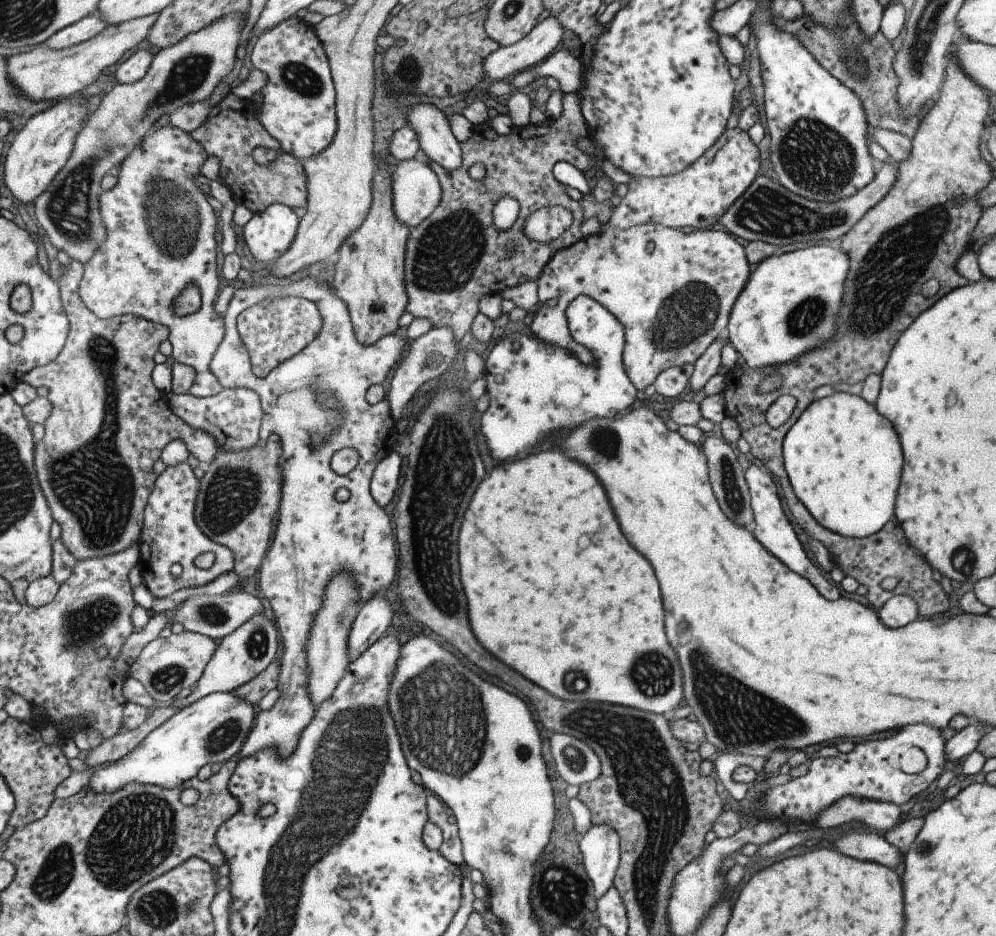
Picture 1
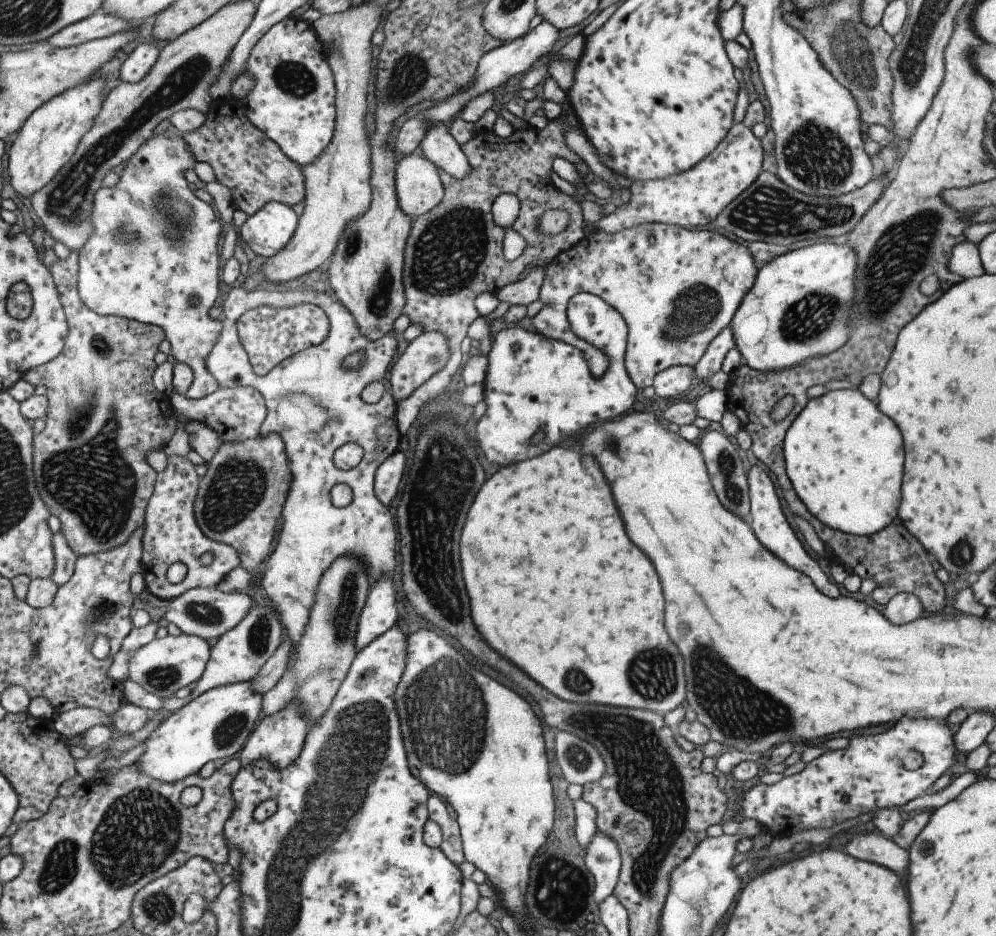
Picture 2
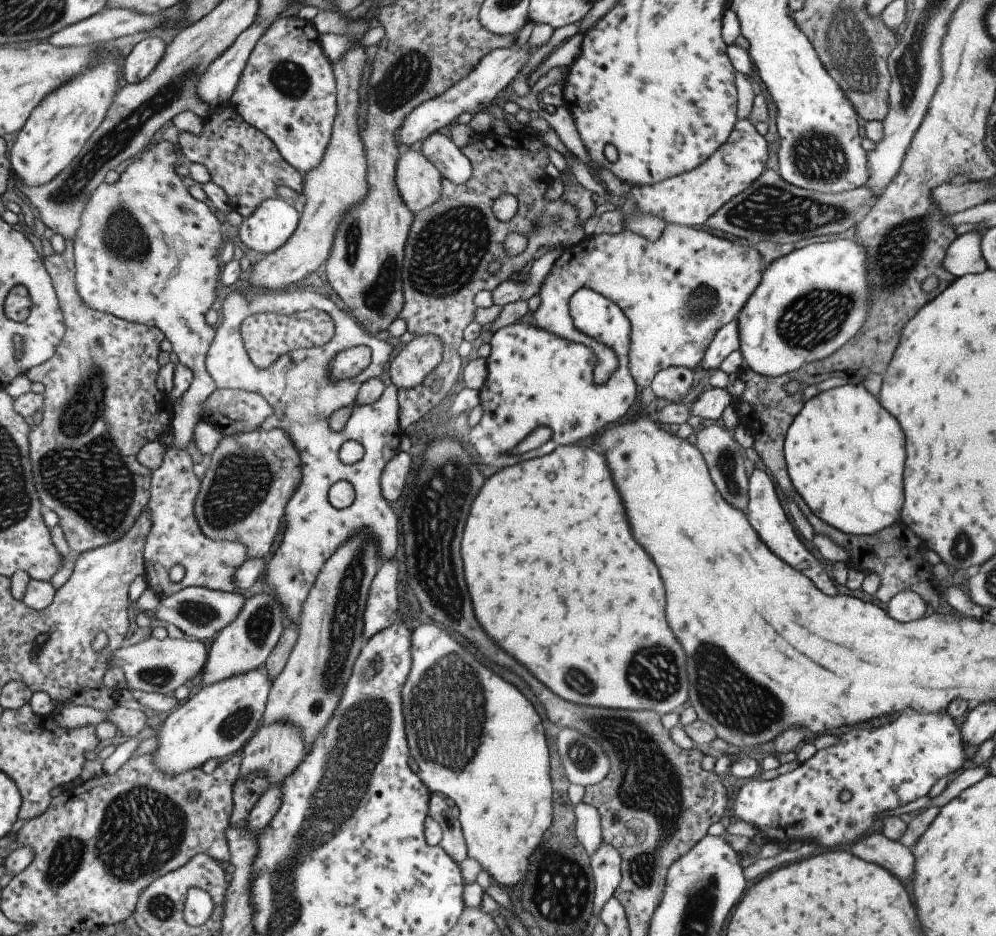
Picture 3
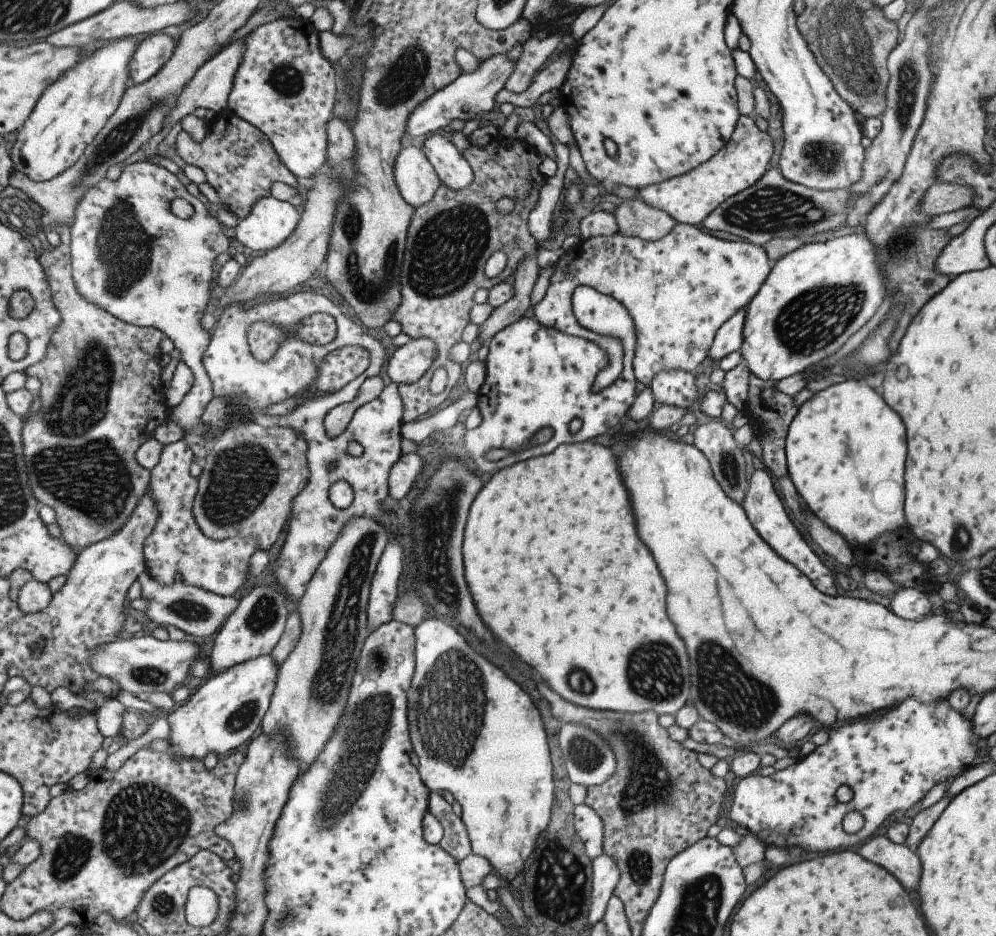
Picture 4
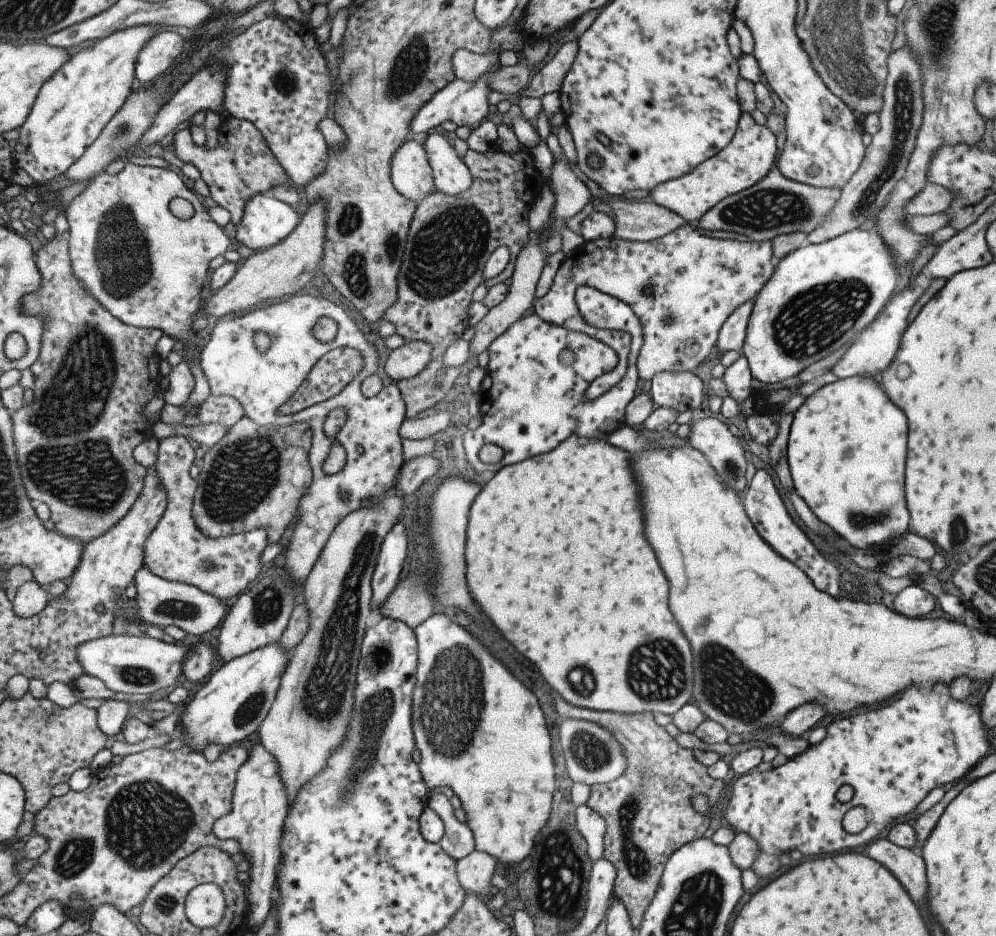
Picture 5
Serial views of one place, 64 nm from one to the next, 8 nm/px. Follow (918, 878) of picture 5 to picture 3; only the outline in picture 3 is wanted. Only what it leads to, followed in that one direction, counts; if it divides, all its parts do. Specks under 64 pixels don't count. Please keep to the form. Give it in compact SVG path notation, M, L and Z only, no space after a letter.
M877 831L868 832L855 840L849 851L855 858L879 865L899 880L913 876L913 855L899 841L885 838Z

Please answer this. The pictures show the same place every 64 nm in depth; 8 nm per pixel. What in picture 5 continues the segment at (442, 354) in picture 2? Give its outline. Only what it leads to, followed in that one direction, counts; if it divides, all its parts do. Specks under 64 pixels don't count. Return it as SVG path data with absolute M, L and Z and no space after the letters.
M425 340L407 341L390 350L383 368L390 381L407 380L427 366L430 356L431 346Z

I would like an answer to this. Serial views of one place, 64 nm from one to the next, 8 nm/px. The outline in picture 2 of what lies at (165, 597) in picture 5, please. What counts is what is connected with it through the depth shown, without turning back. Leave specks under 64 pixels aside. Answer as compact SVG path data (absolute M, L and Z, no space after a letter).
M195 587L173 597L167 608L162 610L162 617L174 624L182 633L211 640L211 638L219 638L225 632L229 632L235 624L239 624L251 606L255 606L255 601L243 592L219 592Z

